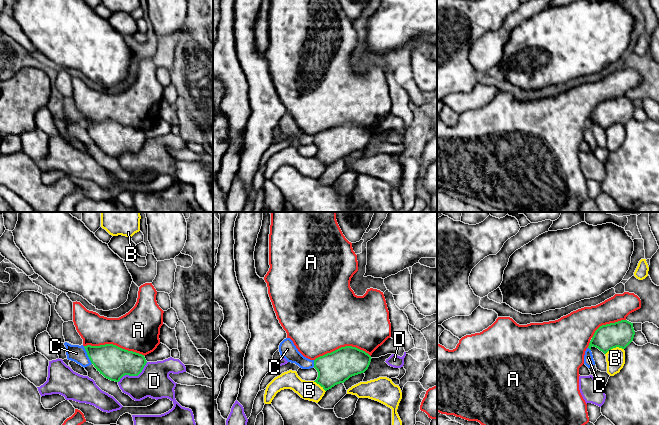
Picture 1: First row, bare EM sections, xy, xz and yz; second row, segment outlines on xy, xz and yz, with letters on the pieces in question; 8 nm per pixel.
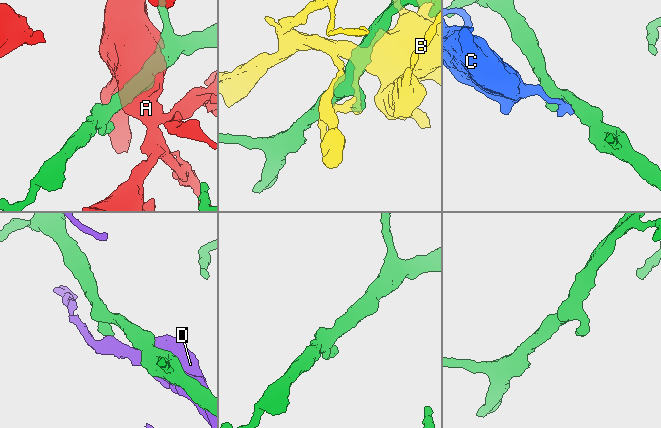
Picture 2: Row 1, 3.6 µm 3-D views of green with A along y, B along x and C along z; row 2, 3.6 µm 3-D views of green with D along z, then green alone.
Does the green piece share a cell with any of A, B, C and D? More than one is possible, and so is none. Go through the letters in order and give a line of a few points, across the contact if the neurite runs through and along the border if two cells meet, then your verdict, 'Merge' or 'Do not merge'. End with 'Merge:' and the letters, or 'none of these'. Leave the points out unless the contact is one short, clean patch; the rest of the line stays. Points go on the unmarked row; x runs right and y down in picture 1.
A: Do not merge
B: Do not merge
C: Line: xy (83, 122), (92, 139). Do not merge
D: Do not merge
Merge: none of these

